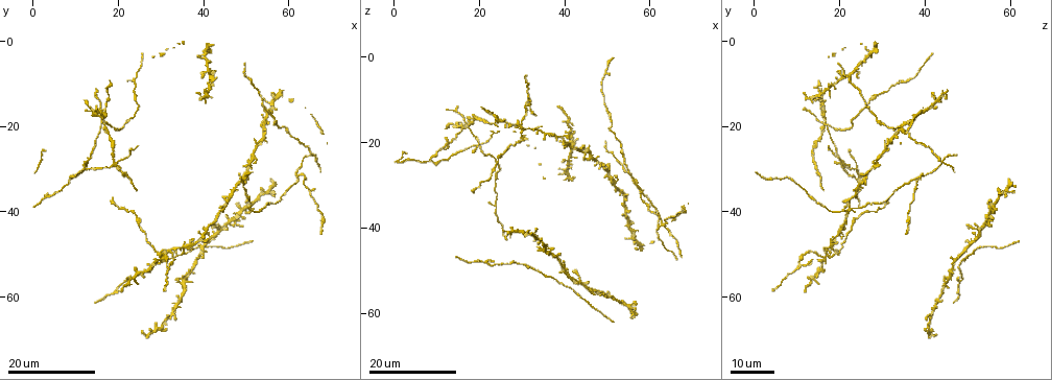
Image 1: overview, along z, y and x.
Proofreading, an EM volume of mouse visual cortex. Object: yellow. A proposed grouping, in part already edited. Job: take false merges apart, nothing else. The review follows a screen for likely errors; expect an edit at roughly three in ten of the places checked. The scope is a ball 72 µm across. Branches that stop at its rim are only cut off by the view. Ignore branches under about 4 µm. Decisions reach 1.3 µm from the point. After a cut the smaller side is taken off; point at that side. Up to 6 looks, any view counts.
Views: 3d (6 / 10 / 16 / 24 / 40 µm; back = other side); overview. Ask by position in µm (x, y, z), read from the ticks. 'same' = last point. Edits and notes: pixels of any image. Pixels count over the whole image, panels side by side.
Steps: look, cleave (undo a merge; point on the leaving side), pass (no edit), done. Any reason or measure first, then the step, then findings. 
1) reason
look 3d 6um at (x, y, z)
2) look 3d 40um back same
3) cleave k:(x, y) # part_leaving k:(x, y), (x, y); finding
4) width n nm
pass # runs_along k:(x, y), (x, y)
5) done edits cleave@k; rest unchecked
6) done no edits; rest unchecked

a fork
look 3d 16um at (62.0, 31.0, 40.0)

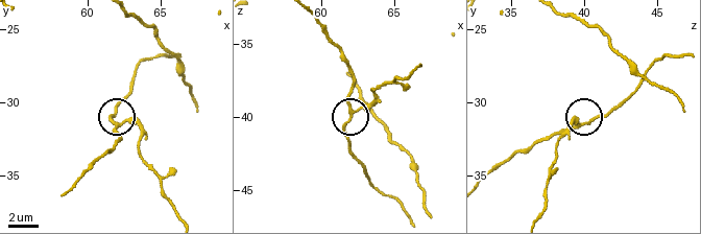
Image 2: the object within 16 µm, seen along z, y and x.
look 3d 6um at (62.4, 31.4, 39.6)

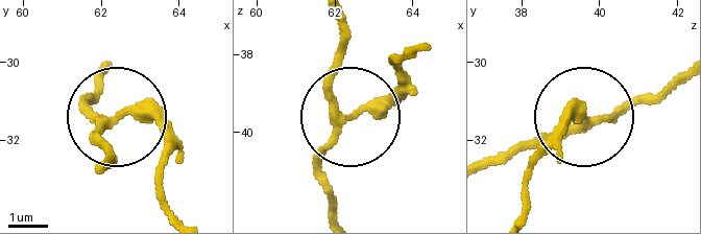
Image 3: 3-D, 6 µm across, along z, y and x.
pass # one cell here

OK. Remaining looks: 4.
three-way junction
look 3d 16um at (23.5, 10.0, 35.0)

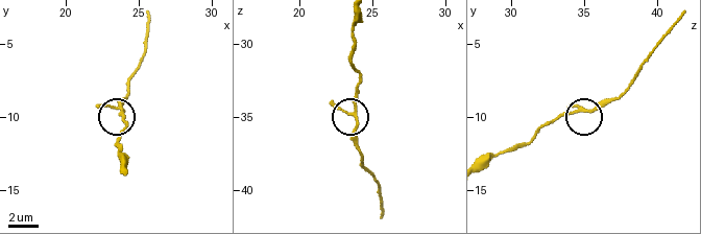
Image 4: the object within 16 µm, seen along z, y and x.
closer look
look 3d 6um at (24.0, 9.6, 35.0)

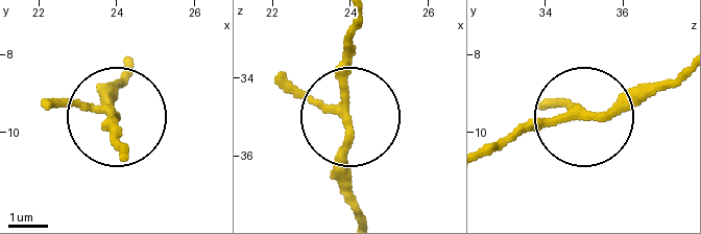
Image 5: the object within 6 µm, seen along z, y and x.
arms 3
pass # runs_along 5:(124, 155), (114, 138), (114, 85); one cell here

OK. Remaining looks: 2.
thin arm on a thick one
look 3d 16um at (17.5, 20.0, 16.0)

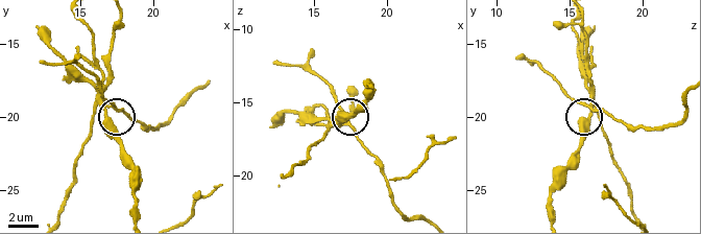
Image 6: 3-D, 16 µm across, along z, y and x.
look 3d 10um at (17.4, 19.2, 16.4)

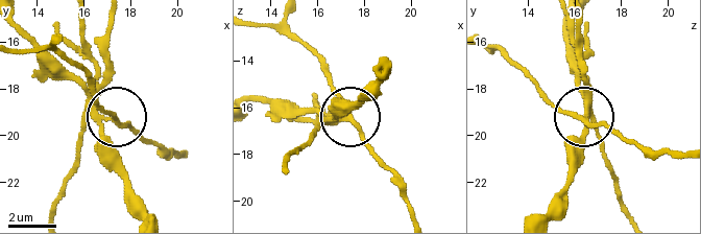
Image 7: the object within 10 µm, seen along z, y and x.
side_arm 8 um
cleave 7:(103, 154) # part_leaving 7:(105, 117), (90, 118), (81, 129), (74, 170), (53, 212); two cells meet here

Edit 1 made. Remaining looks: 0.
done edits cleave@7; rest unchecked

